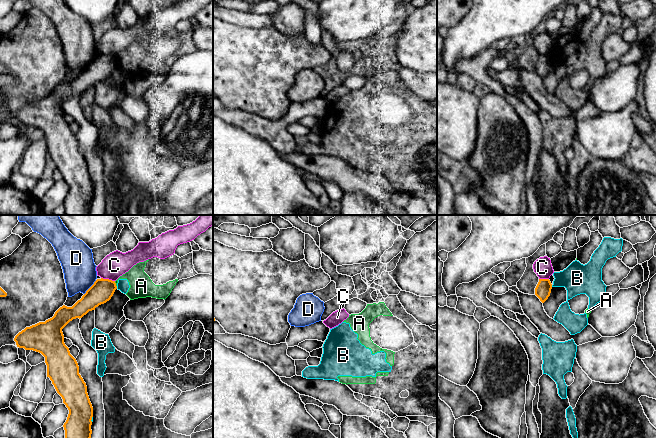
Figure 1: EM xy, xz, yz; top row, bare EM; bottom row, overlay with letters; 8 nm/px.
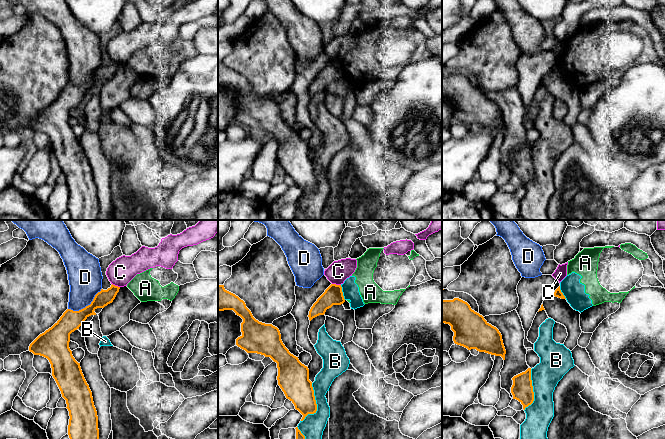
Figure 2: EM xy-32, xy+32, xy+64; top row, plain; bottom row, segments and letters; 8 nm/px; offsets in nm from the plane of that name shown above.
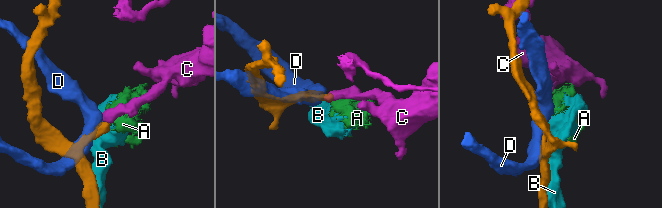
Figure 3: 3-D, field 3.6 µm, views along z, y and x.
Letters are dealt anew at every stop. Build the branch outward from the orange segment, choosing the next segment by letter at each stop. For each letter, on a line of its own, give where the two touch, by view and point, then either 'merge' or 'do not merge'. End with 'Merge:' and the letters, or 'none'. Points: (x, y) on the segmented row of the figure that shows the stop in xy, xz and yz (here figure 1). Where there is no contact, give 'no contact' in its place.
A: contact xy (115, 284); do not merge
B: contact xy (116, 287); do not merge
C: contact xy (108, 279); do not merge
D: contact xy (90, 287); do not merge
Merge: none

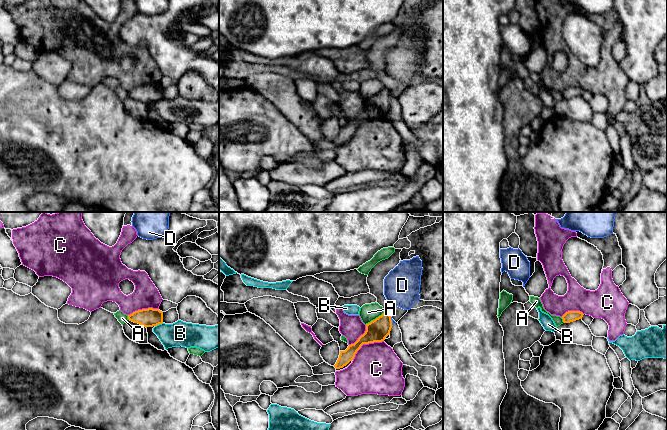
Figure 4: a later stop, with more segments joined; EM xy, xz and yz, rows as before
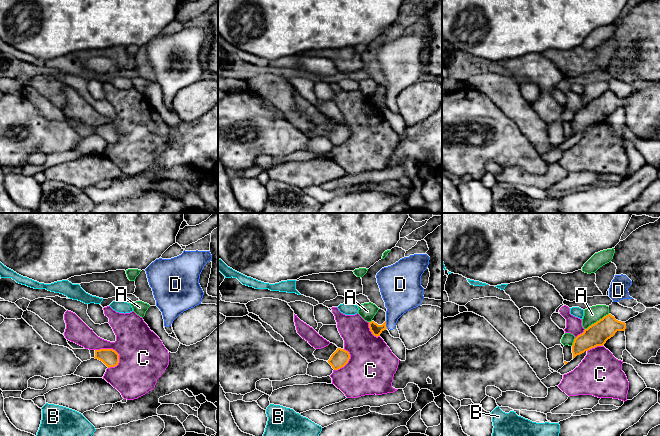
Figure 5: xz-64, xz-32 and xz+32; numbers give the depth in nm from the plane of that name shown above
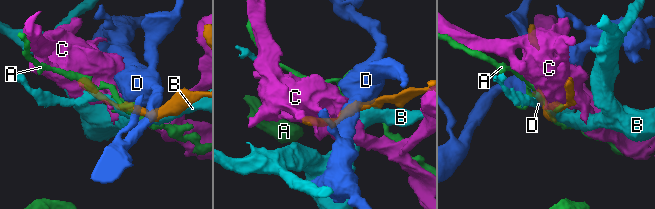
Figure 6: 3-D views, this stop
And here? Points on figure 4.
A: contact xz (375, 319); do not merge
B: contact xy (158, 324); do not merge
C: contact xz (365, 343); do not merge
D: contact xz (391, 321); do not merge
Merge: none

